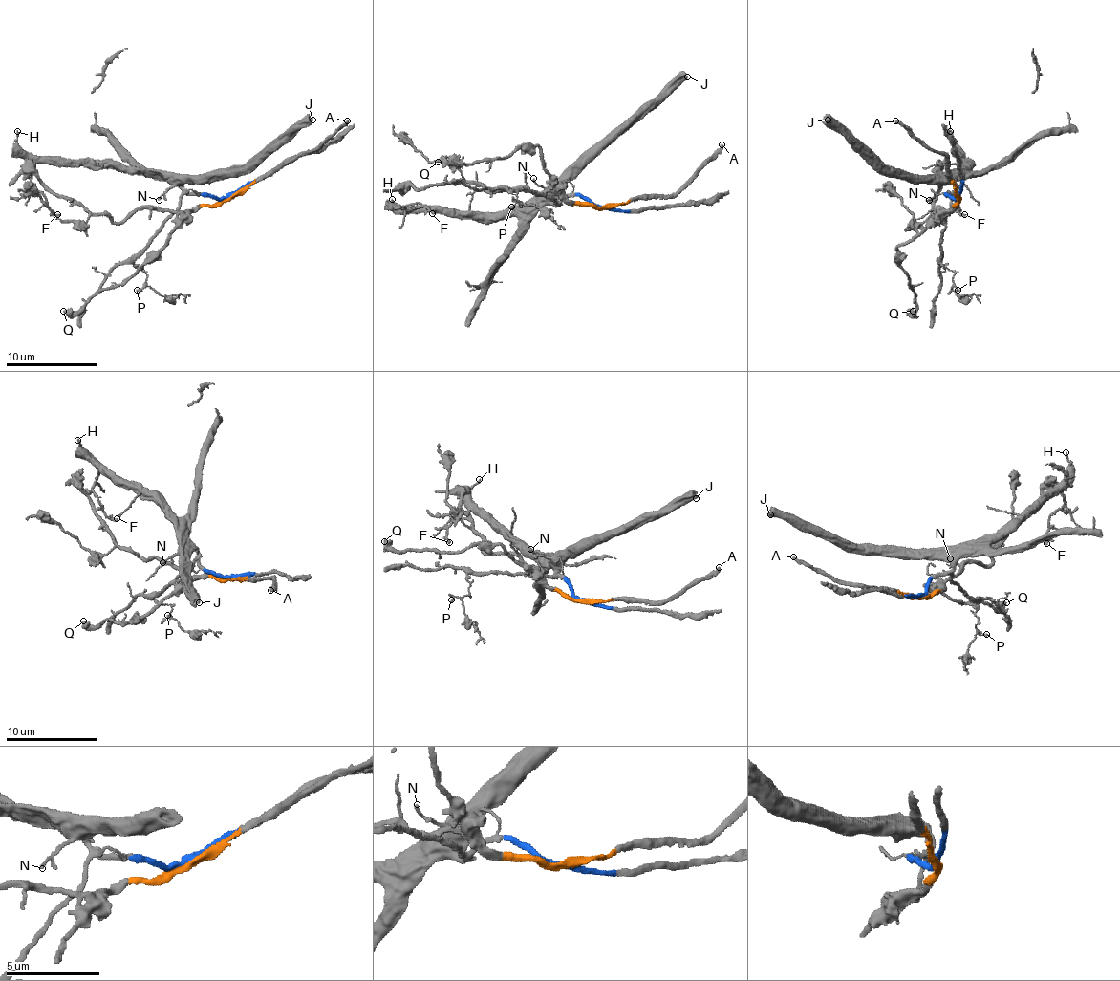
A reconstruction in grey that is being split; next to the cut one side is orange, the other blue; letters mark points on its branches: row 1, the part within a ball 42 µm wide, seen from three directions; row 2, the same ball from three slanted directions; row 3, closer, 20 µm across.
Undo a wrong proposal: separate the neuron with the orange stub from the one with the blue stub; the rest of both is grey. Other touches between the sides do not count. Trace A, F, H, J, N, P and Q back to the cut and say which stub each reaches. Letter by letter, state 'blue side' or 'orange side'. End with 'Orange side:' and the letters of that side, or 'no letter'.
A: orange side
F: blue side
H: blue side
J: blue side
N: blue side
P: blue side
Q: orange side
Orange side: A, Q

